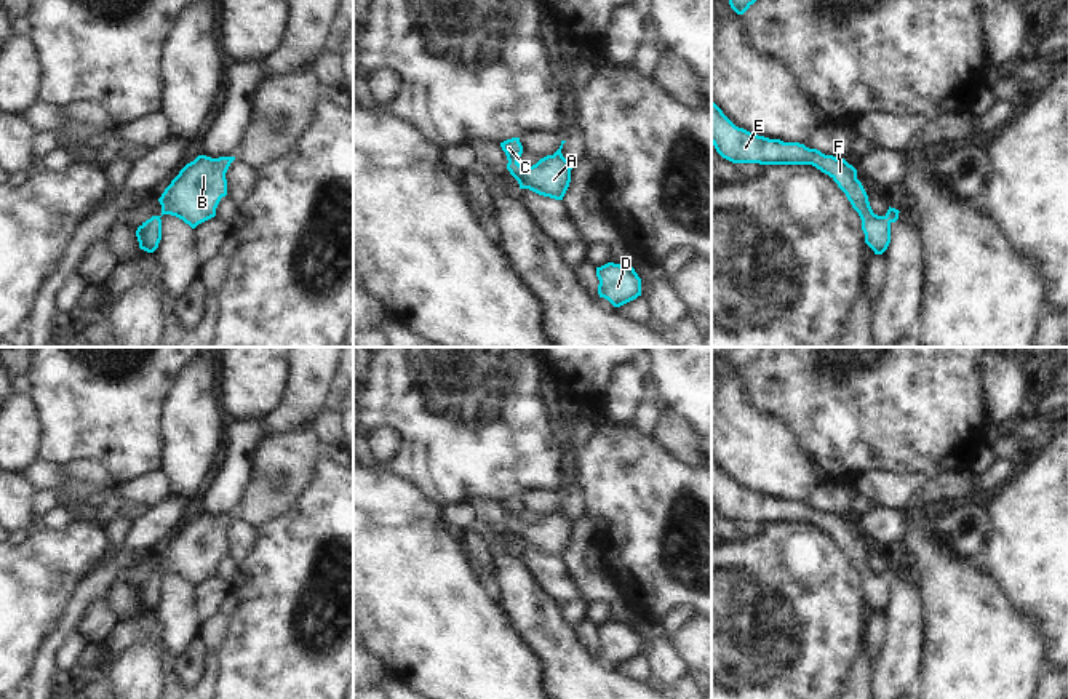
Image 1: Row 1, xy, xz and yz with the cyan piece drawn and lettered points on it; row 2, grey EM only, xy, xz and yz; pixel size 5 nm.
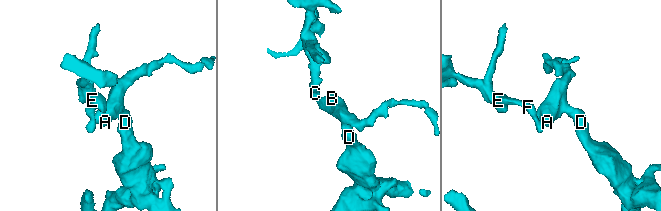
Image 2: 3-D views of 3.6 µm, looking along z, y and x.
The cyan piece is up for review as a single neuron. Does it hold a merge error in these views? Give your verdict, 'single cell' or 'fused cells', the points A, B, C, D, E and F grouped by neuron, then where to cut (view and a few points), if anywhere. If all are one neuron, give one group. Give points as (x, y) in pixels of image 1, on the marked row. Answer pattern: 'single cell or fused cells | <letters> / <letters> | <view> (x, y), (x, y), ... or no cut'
single cell | A B C D E F | no cut

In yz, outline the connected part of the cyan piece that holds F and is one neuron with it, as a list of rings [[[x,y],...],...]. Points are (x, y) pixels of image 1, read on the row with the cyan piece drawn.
[[[711,101],[711,144],[716,152],[732,163],[759,165],[812,165],[828,174],[846,194],[862,219],[865,243],[883,254],[891,243],[891,224],[899,219],[899,210],[891,208],[884,216],[873,213],[868,195],[857,179],[857,170],[844,158],[825,155],[799,142],[783,142],[753,134],[735,126]]]

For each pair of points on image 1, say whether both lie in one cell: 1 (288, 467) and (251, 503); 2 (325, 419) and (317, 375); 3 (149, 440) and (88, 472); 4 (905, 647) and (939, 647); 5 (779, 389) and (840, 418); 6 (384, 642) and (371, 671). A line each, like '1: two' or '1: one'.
1: one
2: two
3: two
4: two
5: one
6: two

